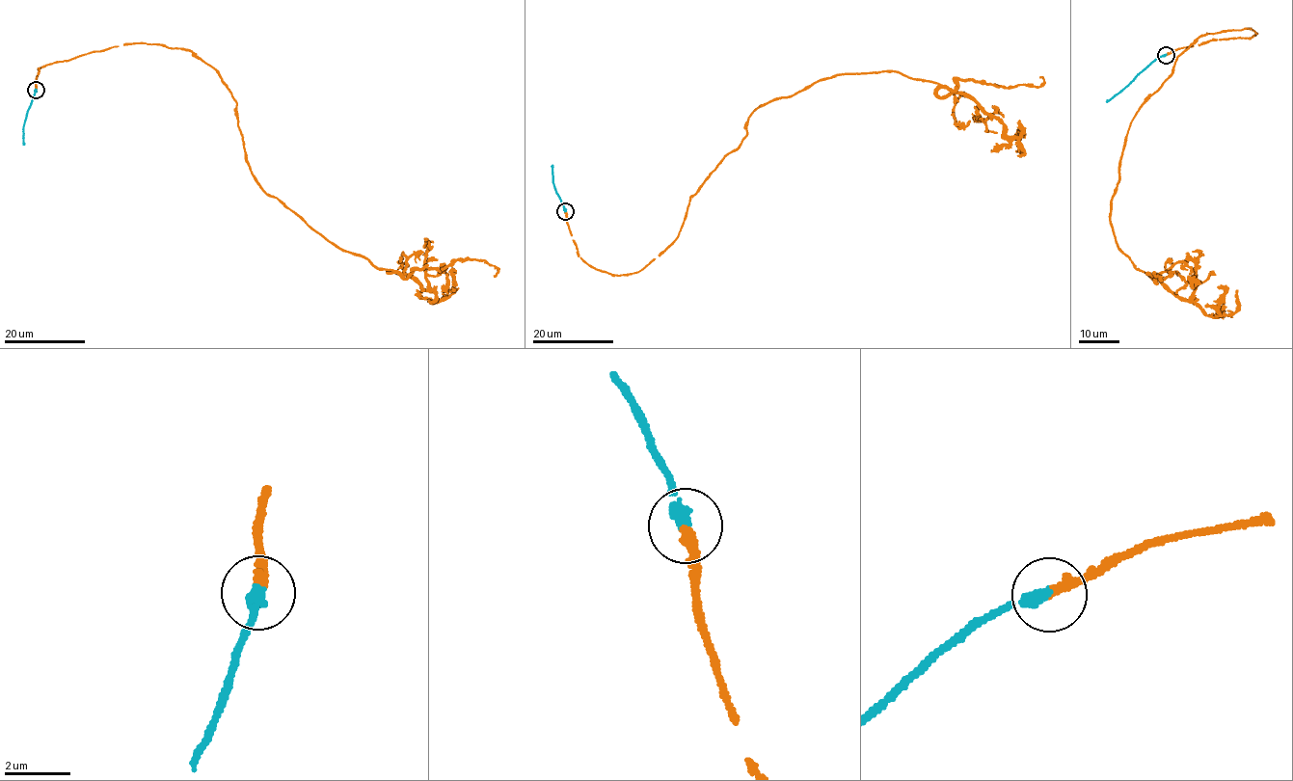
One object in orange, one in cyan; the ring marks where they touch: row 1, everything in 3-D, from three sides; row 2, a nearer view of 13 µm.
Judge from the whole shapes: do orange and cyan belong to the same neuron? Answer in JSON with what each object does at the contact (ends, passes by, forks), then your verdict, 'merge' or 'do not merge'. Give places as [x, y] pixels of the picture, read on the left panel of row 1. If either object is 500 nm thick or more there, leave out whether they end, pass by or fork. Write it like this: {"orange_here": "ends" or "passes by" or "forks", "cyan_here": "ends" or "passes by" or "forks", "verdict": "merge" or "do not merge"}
{"orange_here": "ends", "cyan_here": "ends", "verdict": "merge"}

